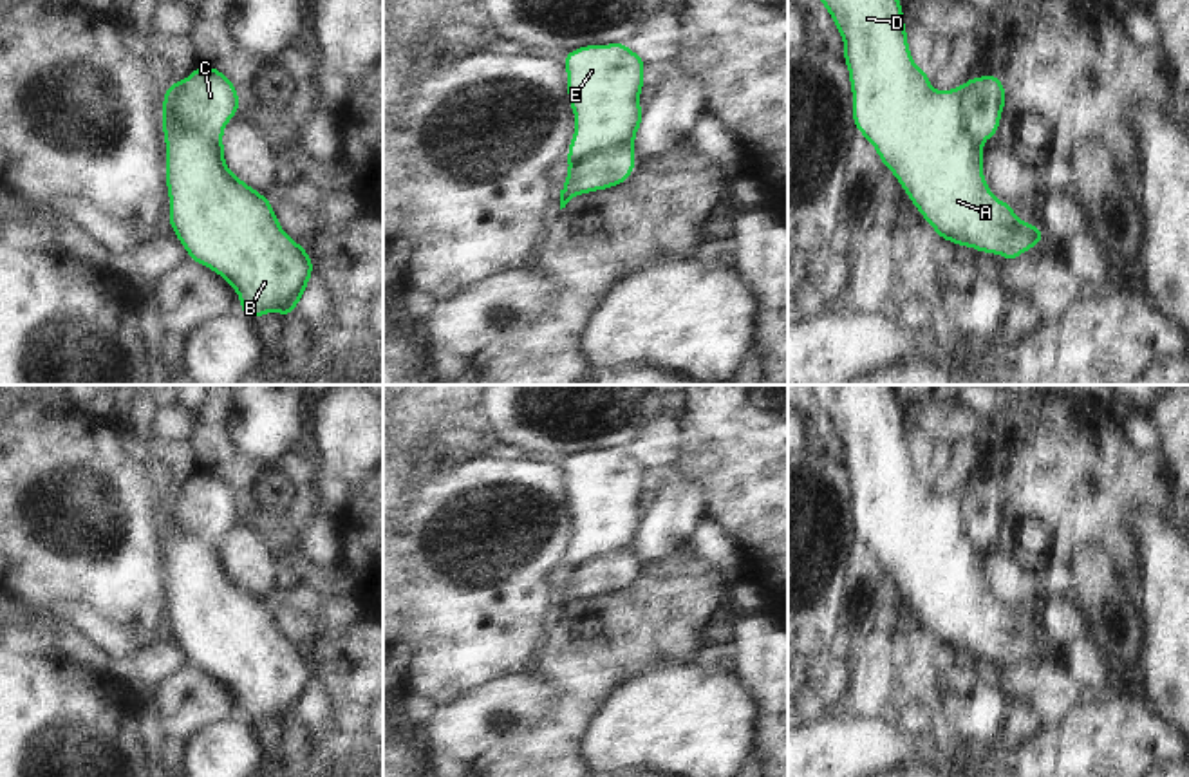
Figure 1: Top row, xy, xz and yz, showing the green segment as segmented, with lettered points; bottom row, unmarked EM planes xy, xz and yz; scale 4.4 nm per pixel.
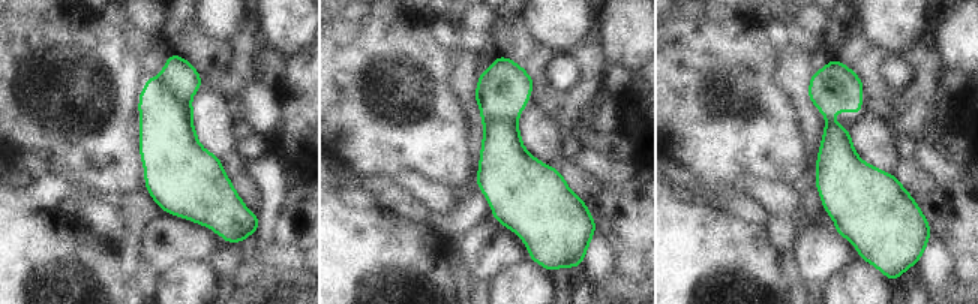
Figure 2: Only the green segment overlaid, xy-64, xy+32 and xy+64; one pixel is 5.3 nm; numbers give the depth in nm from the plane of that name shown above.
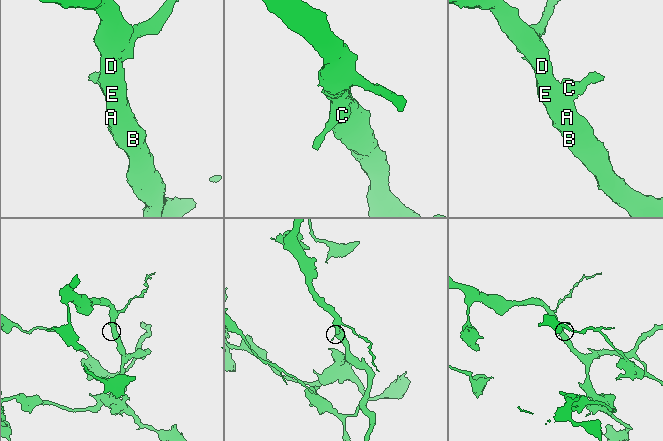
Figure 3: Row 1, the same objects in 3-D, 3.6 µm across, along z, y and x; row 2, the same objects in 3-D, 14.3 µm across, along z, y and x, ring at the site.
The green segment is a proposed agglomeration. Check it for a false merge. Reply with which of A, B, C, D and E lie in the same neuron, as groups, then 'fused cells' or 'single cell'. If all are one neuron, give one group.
A B D E / C; fused cells

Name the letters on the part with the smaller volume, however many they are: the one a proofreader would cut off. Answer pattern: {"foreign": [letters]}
{"foreign": ["C"]}

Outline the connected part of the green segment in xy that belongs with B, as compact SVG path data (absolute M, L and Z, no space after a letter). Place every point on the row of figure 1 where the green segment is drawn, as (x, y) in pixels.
M172 81L163 94L168 226L188 251L190 262L210 267L237 291L242 314L255 322L271 311L289 318L314 271L309 251L280 228L269 199L226 166L222 134L204 132L184 121L179 110L183 92L183 81Z

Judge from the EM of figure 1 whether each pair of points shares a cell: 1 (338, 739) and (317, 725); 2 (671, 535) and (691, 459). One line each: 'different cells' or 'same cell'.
1: different cells
2: different cells

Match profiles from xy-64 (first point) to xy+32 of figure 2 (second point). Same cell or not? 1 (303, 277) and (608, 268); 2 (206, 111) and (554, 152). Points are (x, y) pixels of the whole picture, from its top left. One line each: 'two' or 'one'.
1: two
2: one

